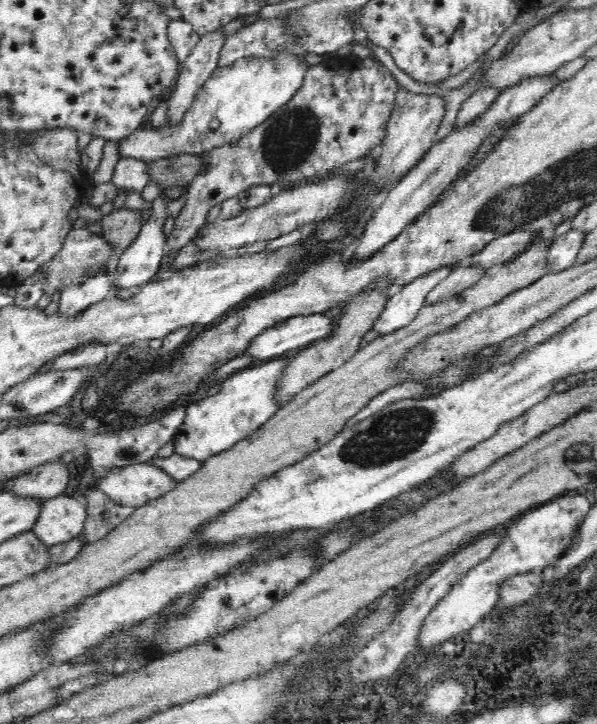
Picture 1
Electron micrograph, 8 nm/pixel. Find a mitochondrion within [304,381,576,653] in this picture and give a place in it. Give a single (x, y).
(390, 437)

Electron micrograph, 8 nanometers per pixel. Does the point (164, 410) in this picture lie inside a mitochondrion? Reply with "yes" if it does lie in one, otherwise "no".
no

